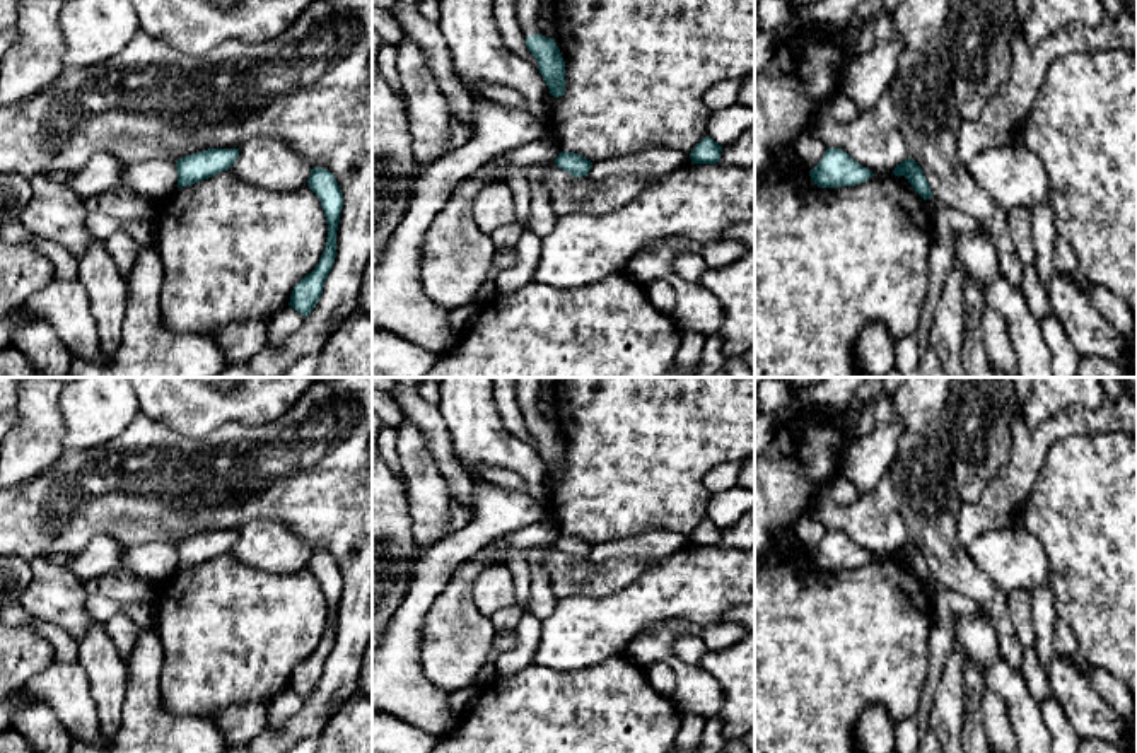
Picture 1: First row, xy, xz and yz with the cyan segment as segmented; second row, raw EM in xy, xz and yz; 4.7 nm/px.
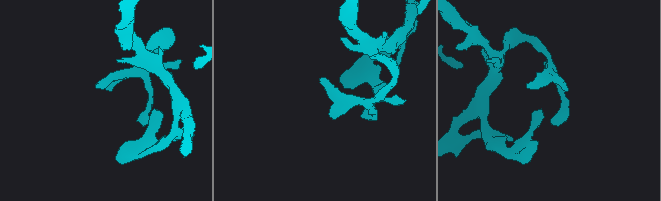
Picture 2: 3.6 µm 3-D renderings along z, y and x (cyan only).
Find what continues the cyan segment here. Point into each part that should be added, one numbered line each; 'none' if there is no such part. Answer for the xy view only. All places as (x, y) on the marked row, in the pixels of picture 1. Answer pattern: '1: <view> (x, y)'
none

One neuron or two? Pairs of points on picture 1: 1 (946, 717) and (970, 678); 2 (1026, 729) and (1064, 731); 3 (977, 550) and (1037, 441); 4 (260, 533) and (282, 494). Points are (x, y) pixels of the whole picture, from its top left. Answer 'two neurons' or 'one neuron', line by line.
1: two neurons
2: two neurons
3: two neurons
4: two neurons

